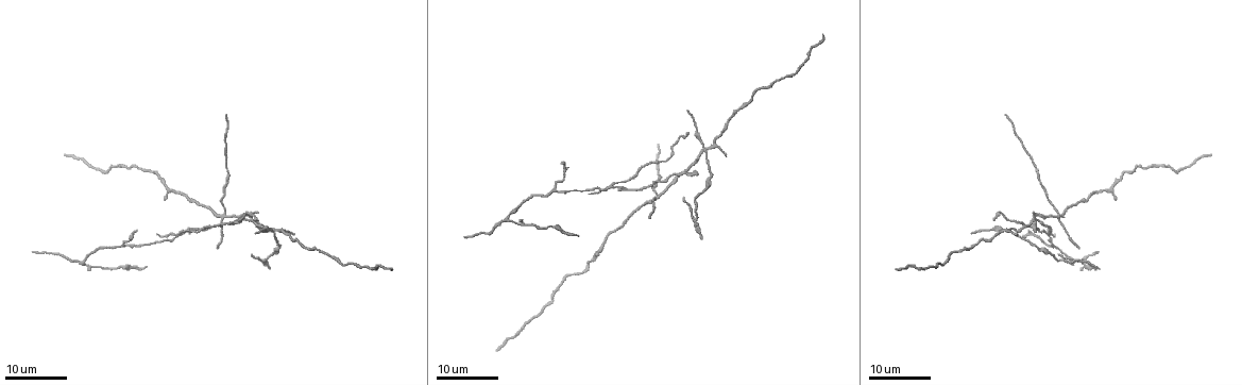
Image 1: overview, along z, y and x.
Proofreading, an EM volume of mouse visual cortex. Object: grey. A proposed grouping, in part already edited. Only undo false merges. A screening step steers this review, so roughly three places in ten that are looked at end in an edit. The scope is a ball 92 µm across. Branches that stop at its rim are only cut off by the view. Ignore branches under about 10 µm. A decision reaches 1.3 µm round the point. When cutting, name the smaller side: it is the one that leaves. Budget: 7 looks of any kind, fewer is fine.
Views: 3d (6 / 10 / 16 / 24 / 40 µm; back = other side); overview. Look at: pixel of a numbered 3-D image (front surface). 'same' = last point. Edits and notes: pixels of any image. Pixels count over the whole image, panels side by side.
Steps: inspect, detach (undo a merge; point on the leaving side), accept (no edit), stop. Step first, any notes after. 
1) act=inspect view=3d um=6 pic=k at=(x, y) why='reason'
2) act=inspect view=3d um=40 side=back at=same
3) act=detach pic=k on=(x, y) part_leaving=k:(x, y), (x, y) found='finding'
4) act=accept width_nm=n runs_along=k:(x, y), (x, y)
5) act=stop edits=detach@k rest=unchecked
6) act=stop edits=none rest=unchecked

act=inspect view=3d um=24 pic=1 at=(1032, 218) why='arms run side by side'

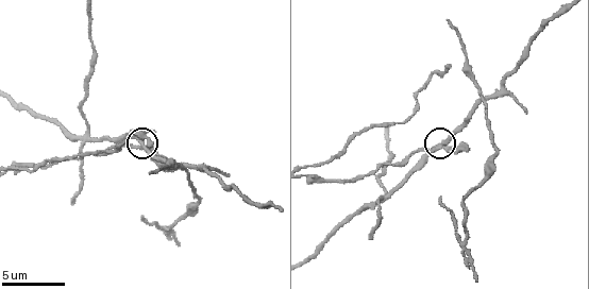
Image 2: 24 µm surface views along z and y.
act=inspect view=3d um=10 pic=2 at=(140, 142) why='zoom in'

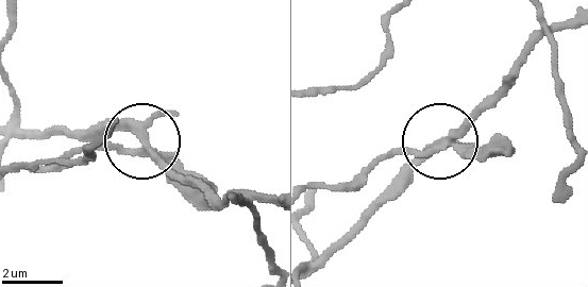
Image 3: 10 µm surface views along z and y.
act=inspect view=3d um=10 side=back pic=3 at=(141, 139)

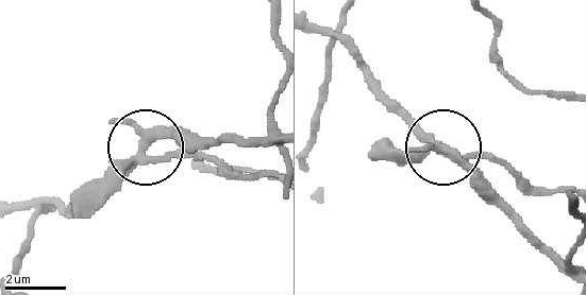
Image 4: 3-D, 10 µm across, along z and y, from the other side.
act=detach pic=4 on=(104, 190) side_arm_um=48 part_leaving=4:(144, 161), (202, 154), (240, 174), (270, 177) found='two neurons meet here'

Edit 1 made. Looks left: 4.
act=inspect view=overview why='redraw'

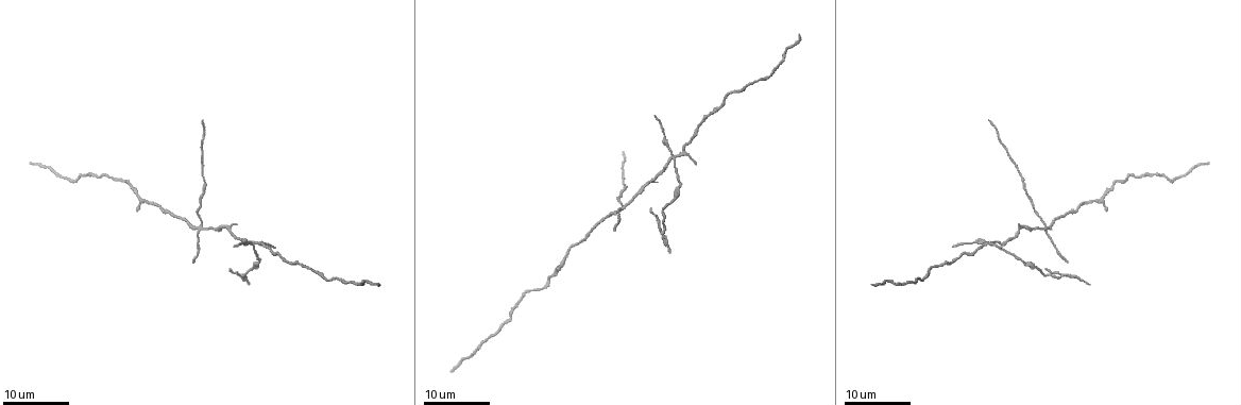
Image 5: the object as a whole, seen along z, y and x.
act=inspect view=3d um=16 pic=5 at=(622, 208) why='four or more arms meet'

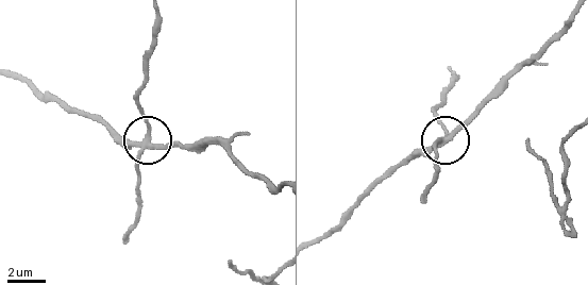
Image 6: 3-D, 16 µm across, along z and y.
act=inspect view=3d um=6 pic=6 at=(444, 137)

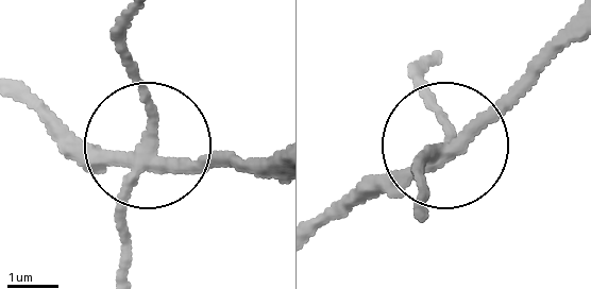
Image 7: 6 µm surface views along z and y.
act=detach pic=7 on=(142, 88) arms=4 part_leaving=7:(139, 156), (148, 111), (131, 21) found='a second neuron is stuck on'

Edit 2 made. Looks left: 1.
act=stop edits=detach@4,detach@7 rest=unchecked

